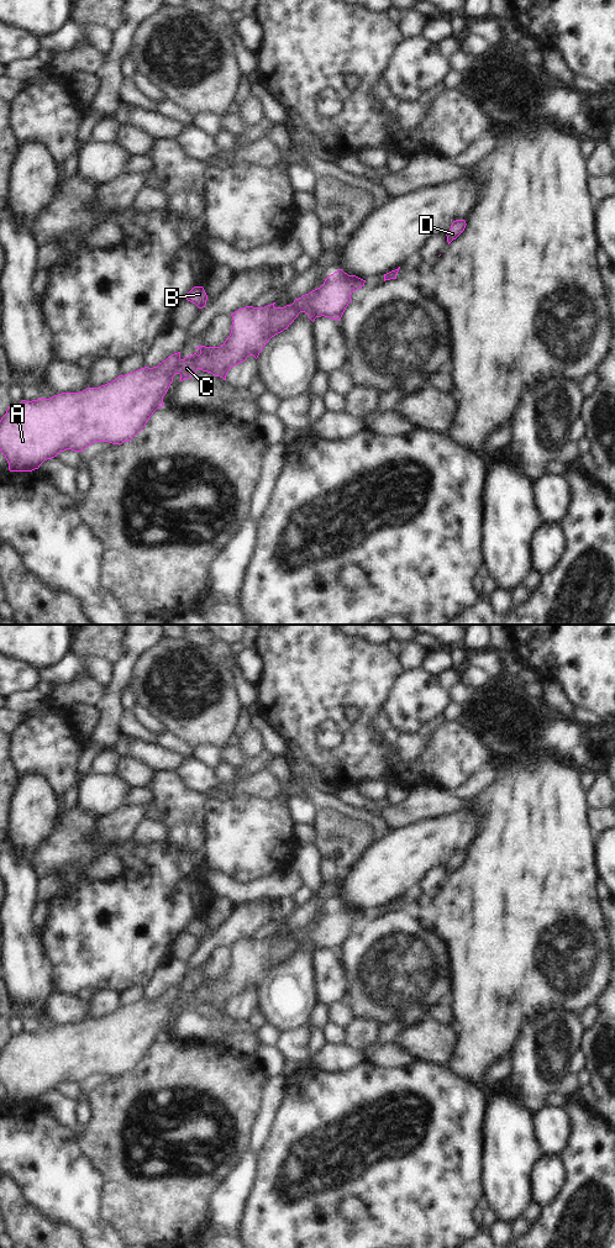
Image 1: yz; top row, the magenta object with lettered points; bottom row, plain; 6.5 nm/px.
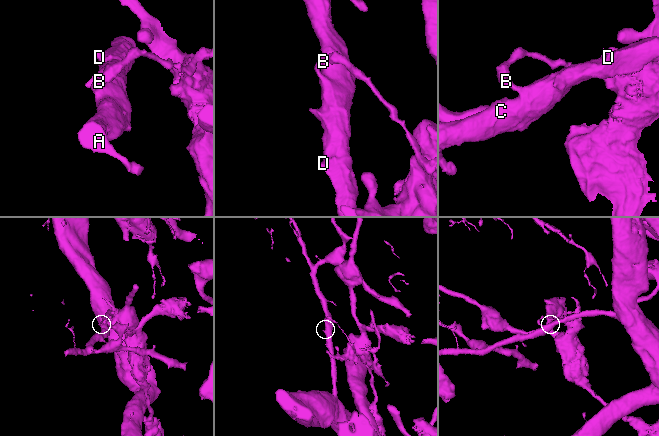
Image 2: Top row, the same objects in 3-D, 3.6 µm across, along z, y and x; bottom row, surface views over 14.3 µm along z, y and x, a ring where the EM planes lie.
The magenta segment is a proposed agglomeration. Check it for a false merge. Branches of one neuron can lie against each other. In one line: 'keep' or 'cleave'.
keep

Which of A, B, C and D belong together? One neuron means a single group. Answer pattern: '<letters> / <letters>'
A B C D

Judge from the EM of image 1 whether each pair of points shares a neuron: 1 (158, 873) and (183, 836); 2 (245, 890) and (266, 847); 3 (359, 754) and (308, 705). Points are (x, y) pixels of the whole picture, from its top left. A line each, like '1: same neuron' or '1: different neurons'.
1: different neurons
2: different neurons
3: same neuron

